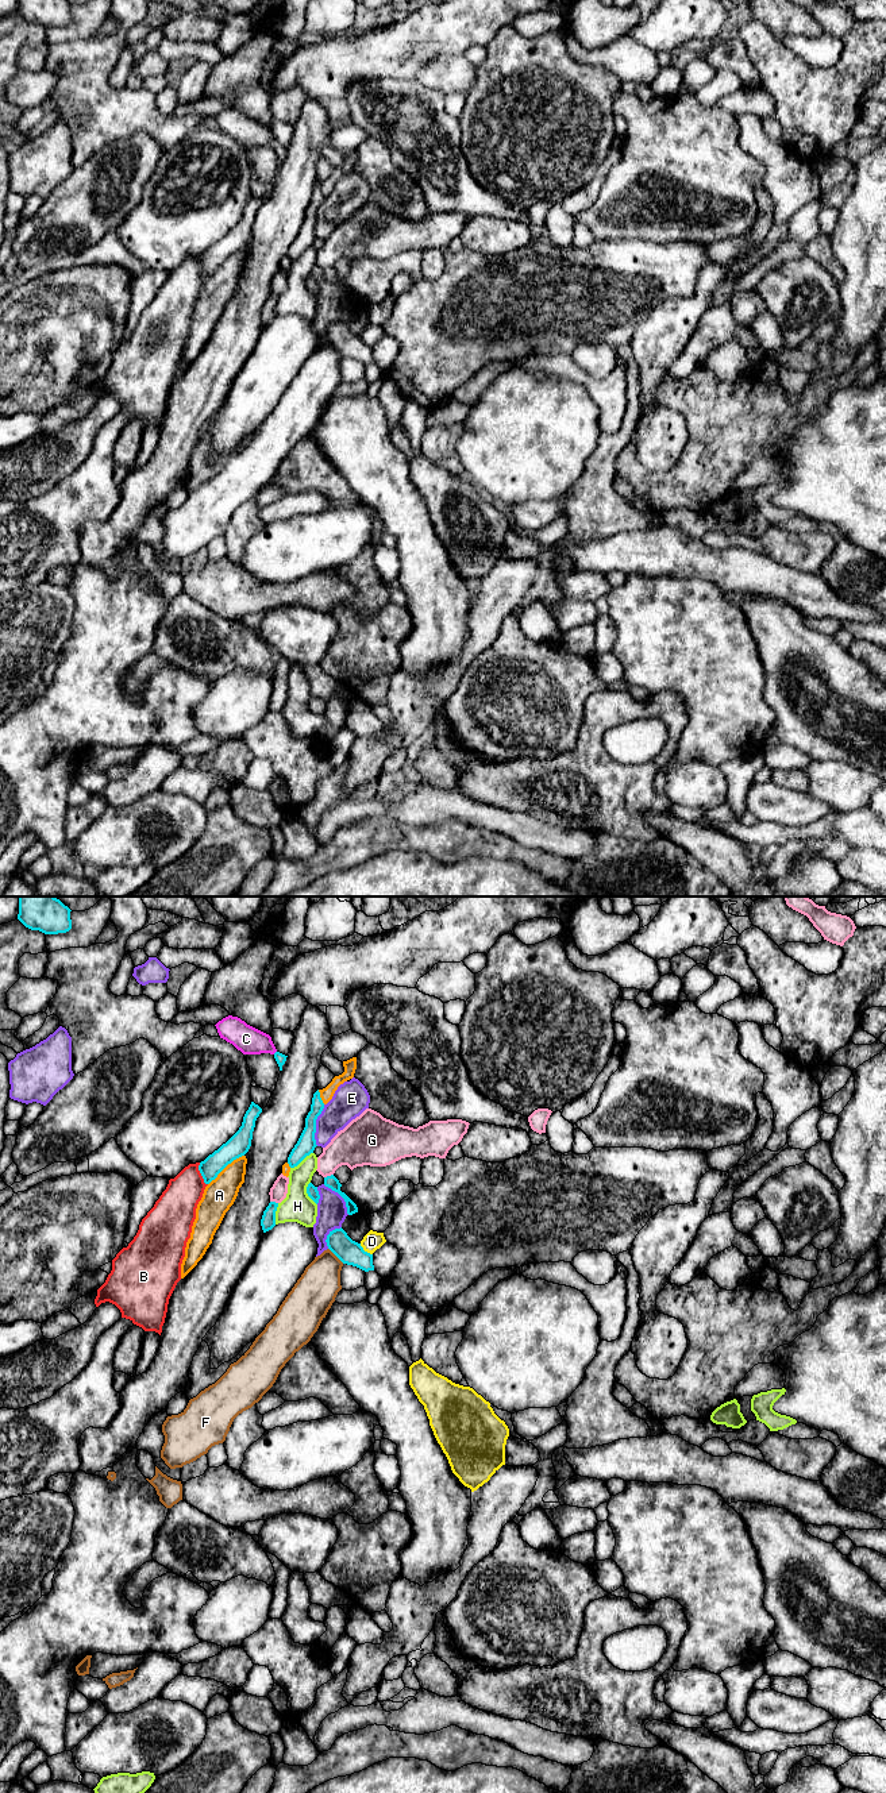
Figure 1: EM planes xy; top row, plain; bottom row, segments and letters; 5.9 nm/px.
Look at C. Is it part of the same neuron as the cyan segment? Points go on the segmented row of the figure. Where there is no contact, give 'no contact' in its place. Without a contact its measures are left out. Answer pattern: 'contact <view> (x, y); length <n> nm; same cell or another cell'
no contact; same cell

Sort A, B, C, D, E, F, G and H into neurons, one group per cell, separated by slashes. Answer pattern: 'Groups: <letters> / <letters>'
Groups: A / B / C / D / E / F / G / H

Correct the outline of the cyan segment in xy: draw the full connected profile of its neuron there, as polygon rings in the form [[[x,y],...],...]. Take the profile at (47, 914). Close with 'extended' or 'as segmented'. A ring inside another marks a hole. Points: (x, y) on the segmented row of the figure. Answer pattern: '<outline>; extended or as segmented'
[[[18,896],[18,919],[31,930],[45,934],[66,933],[72,929],[70,909],[55,896]]]; as segmented

